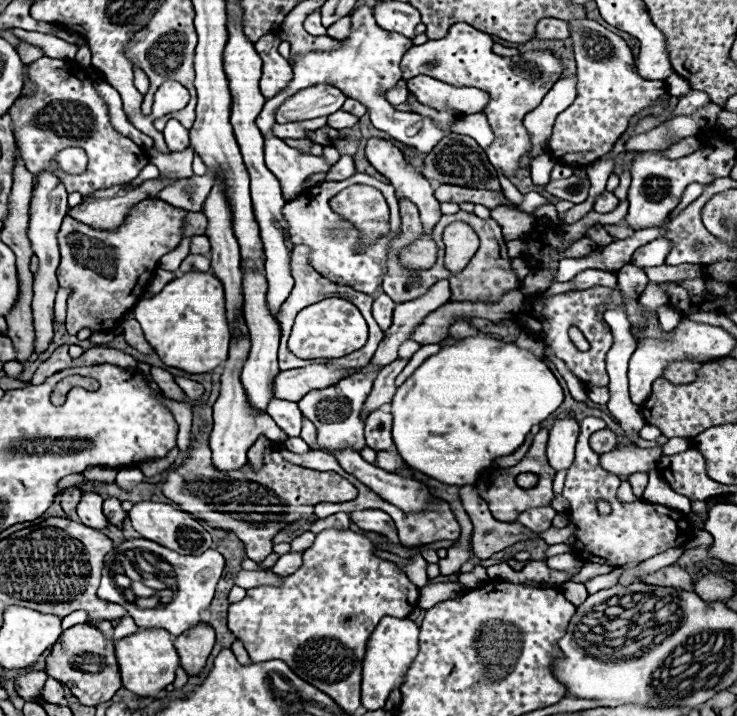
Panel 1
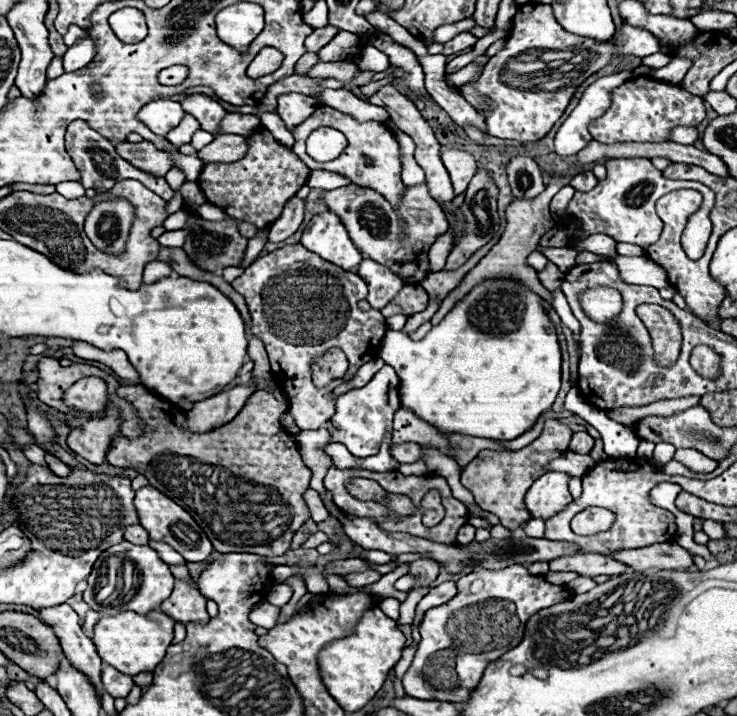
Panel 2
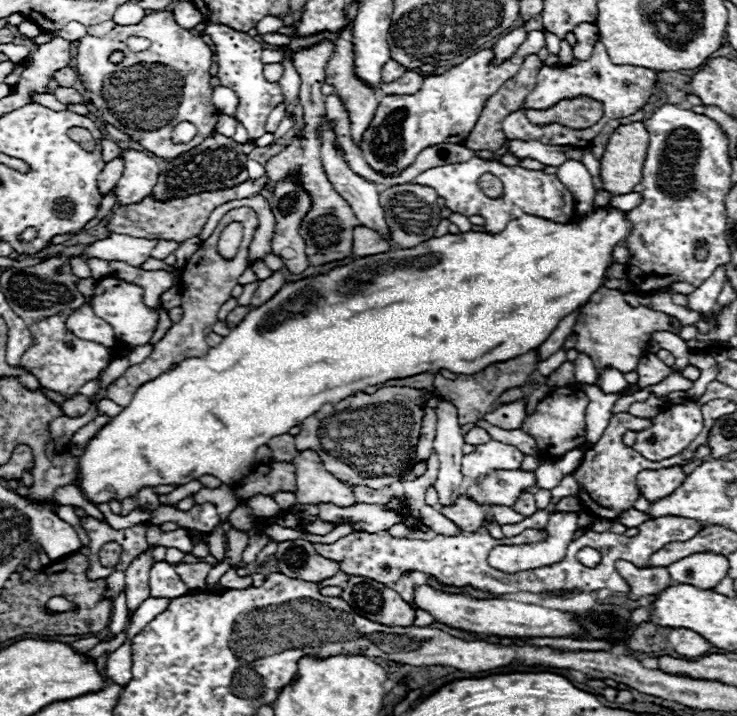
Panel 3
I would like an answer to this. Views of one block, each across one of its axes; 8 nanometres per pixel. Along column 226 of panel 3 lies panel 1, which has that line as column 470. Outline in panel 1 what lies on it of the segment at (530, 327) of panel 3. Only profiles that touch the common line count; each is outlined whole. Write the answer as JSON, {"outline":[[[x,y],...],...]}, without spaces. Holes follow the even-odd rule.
{"outline":[[[478,332],[428,356],[396,390],[392,398],[392,438],[408,466],[442,484],[466,486],[478,480],[478,474],[492,464],[492,458],[512,454],[530,428],[544,422],[562,404],[562,396],[558,380],[542,358],[518,348],[516,342],[506,344],[494,334]]]}

